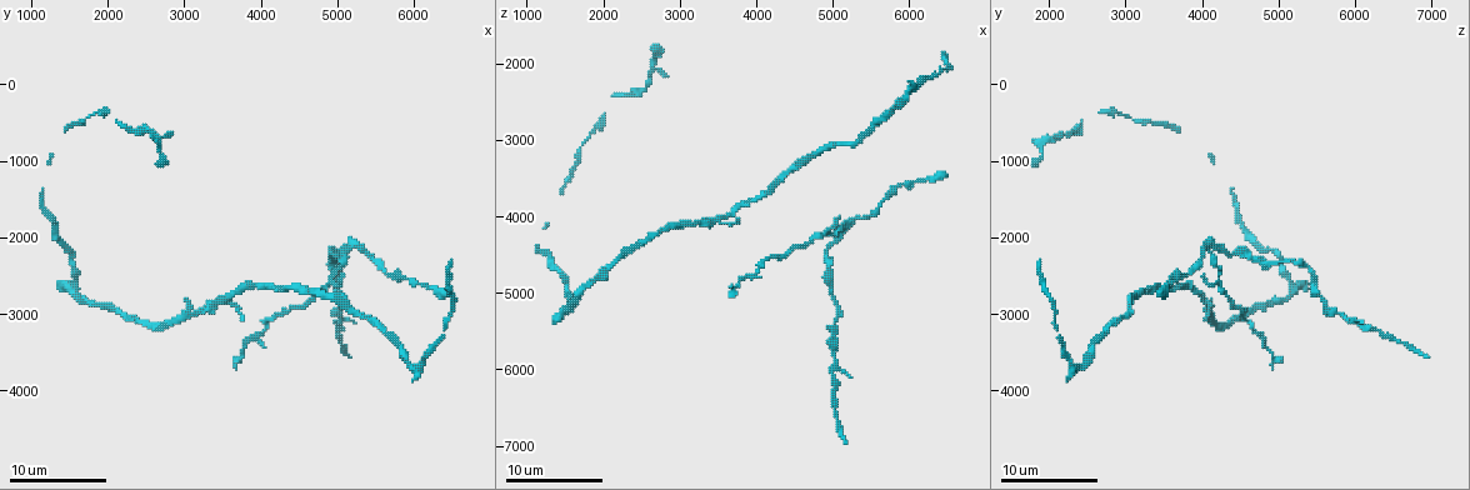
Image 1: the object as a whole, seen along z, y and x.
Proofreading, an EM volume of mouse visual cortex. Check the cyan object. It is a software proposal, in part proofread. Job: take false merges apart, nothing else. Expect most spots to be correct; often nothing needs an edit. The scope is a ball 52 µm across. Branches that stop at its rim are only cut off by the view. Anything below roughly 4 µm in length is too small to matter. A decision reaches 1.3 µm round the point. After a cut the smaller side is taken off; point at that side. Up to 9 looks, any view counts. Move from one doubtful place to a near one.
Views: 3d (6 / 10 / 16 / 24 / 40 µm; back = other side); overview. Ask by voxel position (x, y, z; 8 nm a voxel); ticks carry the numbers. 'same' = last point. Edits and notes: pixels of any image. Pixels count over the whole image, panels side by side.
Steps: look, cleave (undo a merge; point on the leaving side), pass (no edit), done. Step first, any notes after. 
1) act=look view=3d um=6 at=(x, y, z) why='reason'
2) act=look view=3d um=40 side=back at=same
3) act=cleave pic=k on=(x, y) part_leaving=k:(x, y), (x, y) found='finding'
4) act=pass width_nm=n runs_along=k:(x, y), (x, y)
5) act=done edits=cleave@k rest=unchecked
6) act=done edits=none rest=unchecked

act=look view=3d um=6 at=(5050, 3000, 5800) why='thin neck'

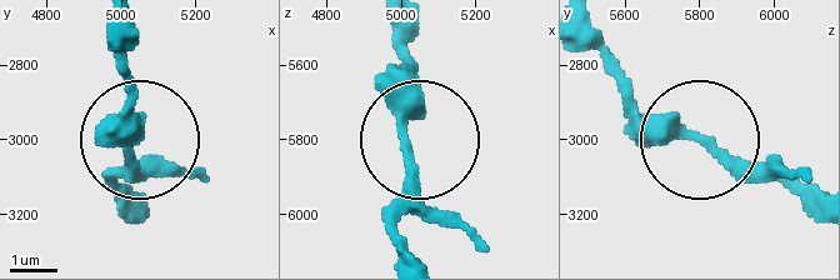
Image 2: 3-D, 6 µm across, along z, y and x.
act=look view=3d um=6 side=back at=(5020, 3010, 5830)

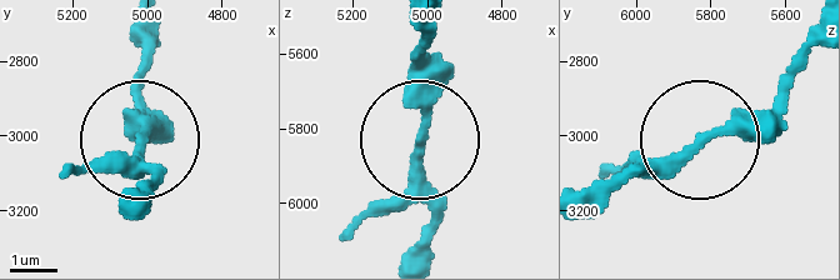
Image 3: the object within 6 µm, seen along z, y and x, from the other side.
act=pass runs_along=3:(151, 35), (140, 95), (151, 211) found='continuous, no second neuron'

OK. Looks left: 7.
act=look view=3d um=10 at=(5000, 3200, 6300) why='a narrow waist'

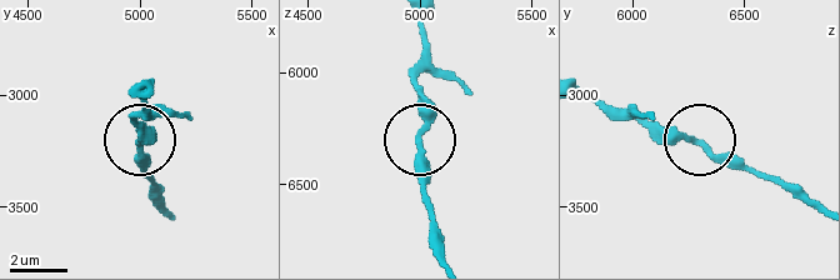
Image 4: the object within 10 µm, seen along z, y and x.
act=pass runs_along=4:(424, 24), (416, 174), (424, 193) found='one neuron here'

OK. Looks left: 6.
act=look view=3d um=16 at=(5600, 2500, 3800) why='narrows sharply'

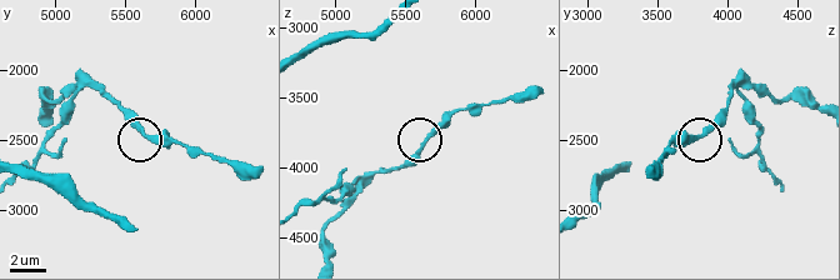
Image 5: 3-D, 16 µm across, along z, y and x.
act=pass found='continuous, no second neuron'

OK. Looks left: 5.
act=look view=3d um=10 at=(3450, 2850, 4000)

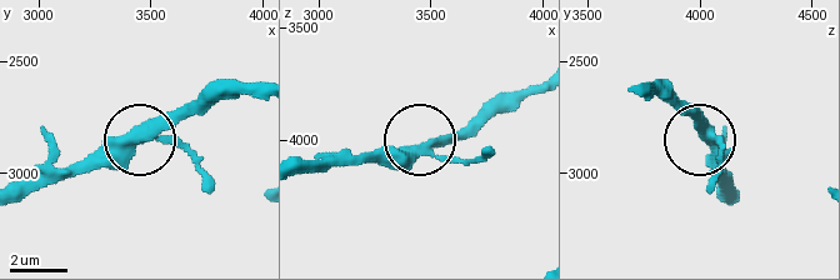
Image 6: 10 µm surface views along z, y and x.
act=look view=3d um=10 side=back at=(3490, 2820, 4050)

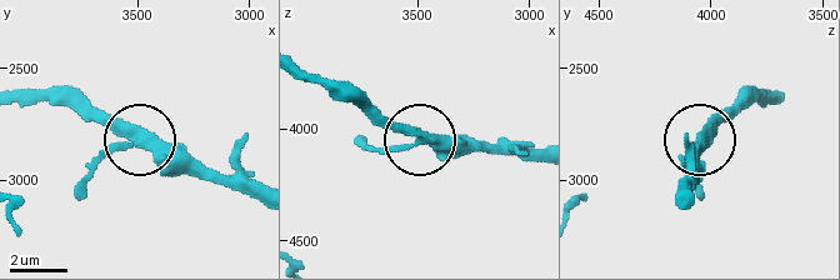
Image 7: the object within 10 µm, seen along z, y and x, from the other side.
act=pass runs_along=7:(255, 189), (170, 168), (86, 94) found='all the same neuron'

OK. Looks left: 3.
act=done edits=none rest=unchecked

